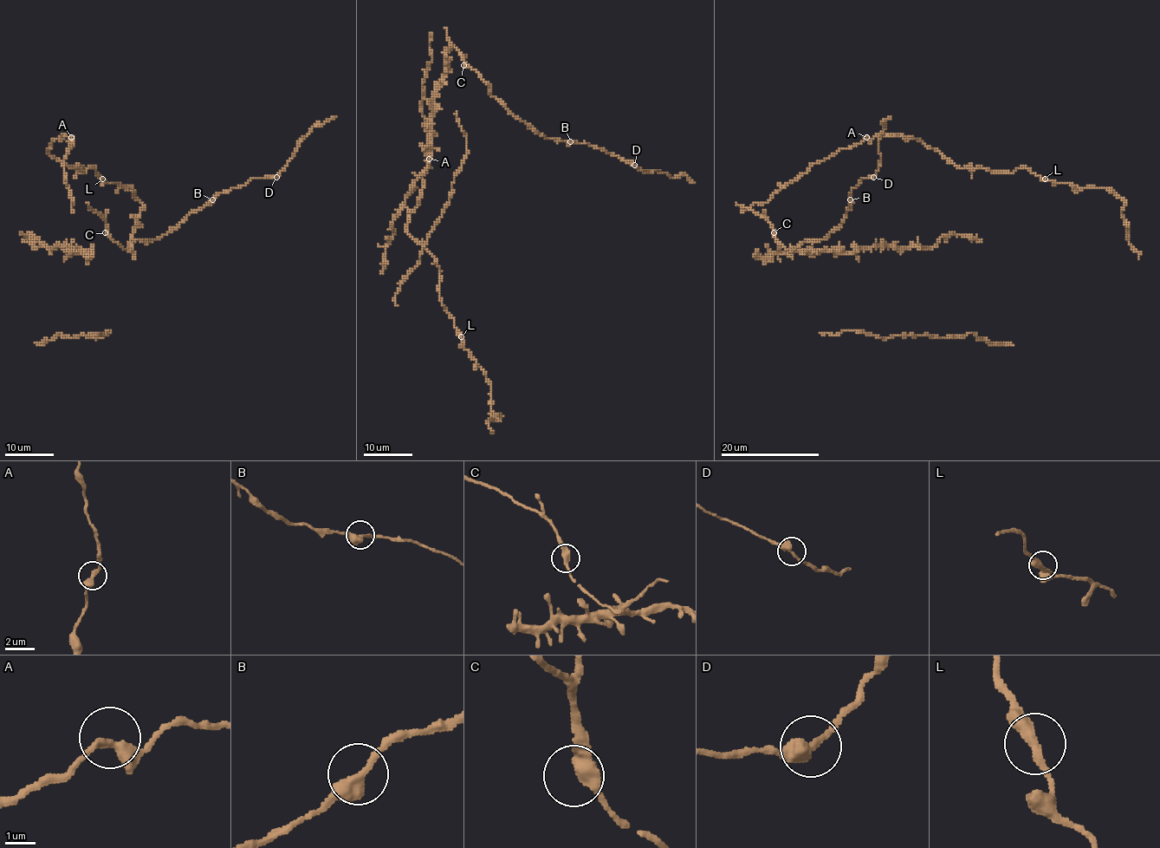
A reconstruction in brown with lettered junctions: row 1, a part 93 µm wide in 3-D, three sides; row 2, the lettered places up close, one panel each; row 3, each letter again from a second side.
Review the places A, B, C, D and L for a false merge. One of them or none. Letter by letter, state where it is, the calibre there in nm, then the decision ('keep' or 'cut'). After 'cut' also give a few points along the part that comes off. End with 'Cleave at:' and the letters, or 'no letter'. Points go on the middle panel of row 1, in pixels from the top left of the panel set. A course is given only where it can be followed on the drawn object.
A: place (429, 159); calibre 320 nm; keep
B: place (570, 141); calibre 400 nm; keep
C: place (463, 65); calibre 420 nm; keep
D: place (634, 165); calibre 400 nm; keep
L: place (461, 336); calibre 360 nm; keep
Cleave at: no letter

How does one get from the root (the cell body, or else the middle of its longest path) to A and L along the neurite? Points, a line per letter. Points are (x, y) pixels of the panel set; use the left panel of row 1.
A: (67, 185), (63, 163), (72, 146), (71, 137)
L: (67, 185), (72, 138), (63, 134), (48, 153), (81, 172), (94, 167), (102, 179)

